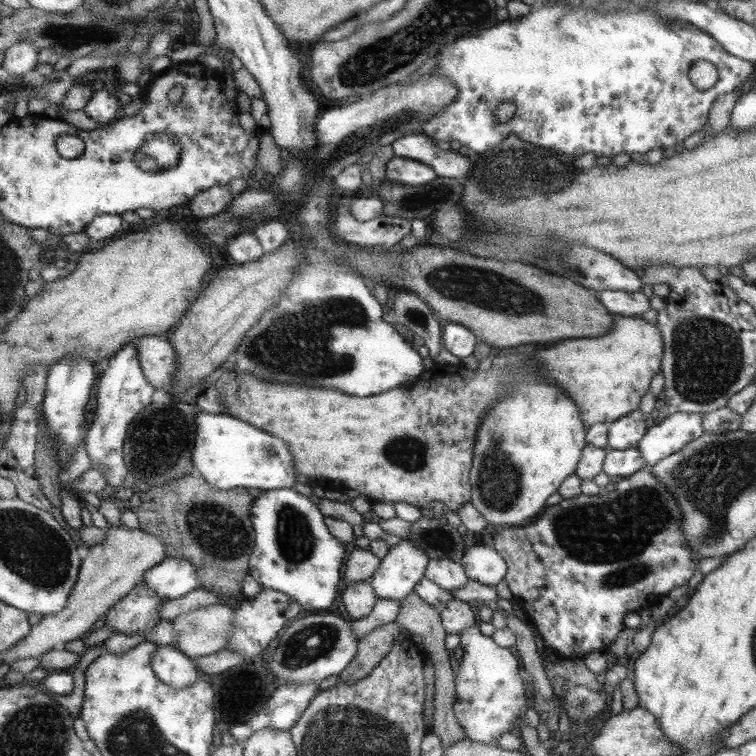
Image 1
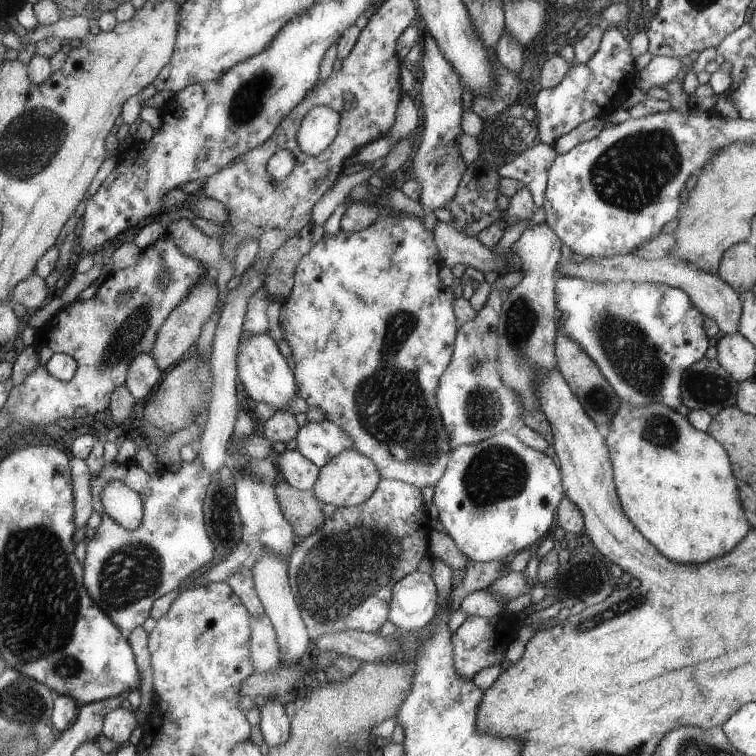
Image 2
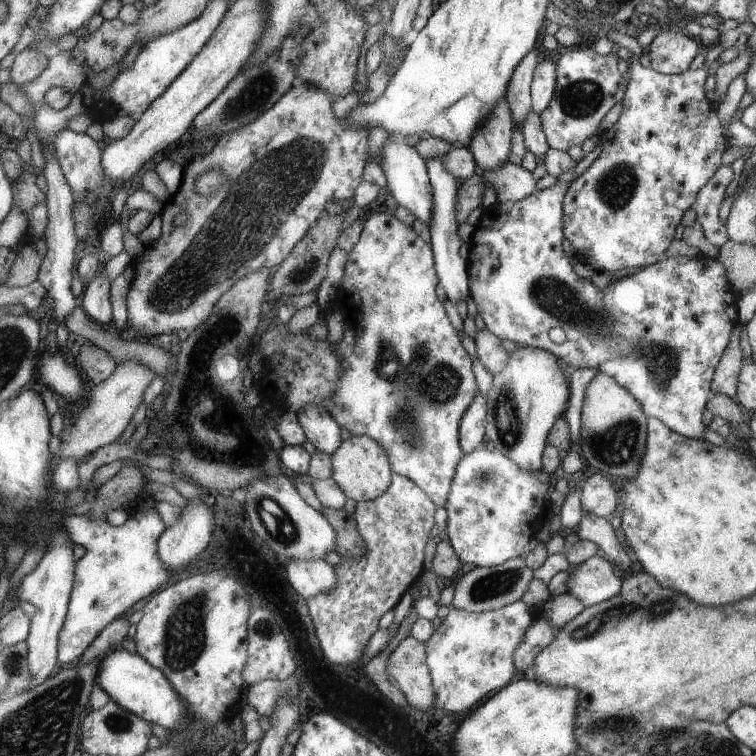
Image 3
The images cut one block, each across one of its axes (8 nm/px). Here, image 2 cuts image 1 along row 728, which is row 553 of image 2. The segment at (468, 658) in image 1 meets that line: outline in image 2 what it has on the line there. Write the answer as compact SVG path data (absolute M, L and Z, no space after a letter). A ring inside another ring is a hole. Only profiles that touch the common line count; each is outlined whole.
M501 431L494 434L485 440L478 443L471 443L470 445L461 445L454 448L450 452L449 462L446 466L445 472L438 480L434 487L434 495L432 498L432 504L436 506L438 510L438 521L443 526L443 532L450 535L454 539L455 546L462 551L468 560L475 560L475 562L489 562L490 560L510 559L513 556L513 552L519 552L523 550L525 546L529 547L529 544L533 544L539 536L545 536L545 530L549 528L549 524L553 522L553 514L555 514L555 508L558 508L559 502L562 502L563 490L561 490L562 476L559 476L559 470L557 466L553 464L553 460L549 456L545 456L545 453L533 450L531 447L523 444L515 436L513 431Z

